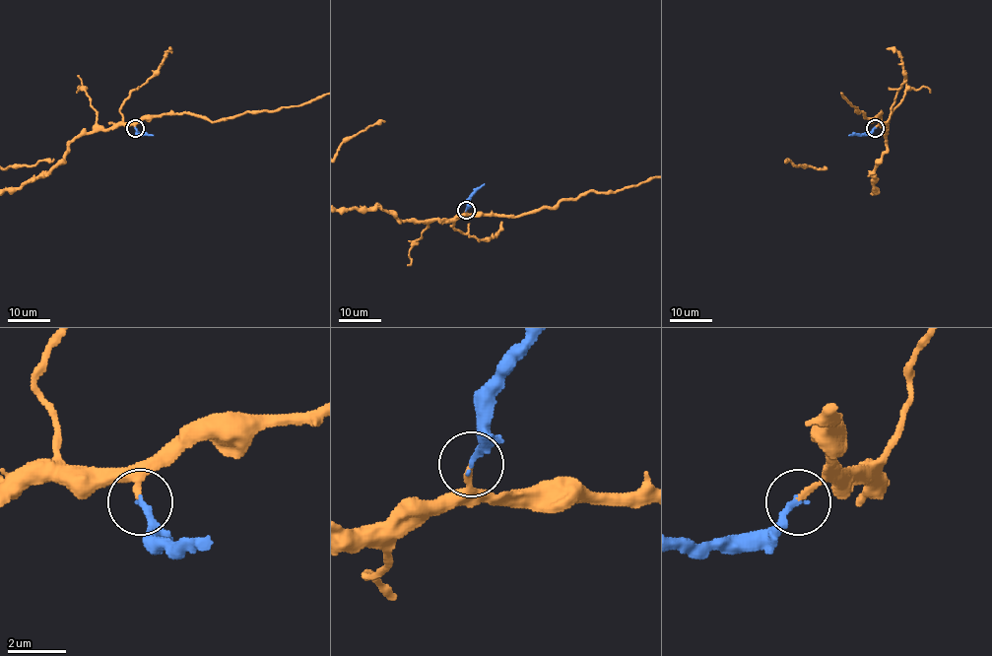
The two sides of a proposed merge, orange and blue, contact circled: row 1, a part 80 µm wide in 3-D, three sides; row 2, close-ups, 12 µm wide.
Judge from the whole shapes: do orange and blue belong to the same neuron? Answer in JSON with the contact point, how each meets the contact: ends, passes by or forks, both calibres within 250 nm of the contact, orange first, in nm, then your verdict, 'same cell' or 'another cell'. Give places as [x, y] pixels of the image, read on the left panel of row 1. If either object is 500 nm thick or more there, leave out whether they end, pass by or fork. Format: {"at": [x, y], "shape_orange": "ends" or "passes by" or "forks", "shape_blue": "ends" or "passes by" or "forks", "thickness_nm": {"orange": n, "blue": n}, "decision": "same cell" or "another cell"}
{"at": [135, 128], "shape_orange": "ends", "shape_blue": "ends", "thickness_nm": {"orange": 180, "blue": 240}, "decision": "same cell"}

